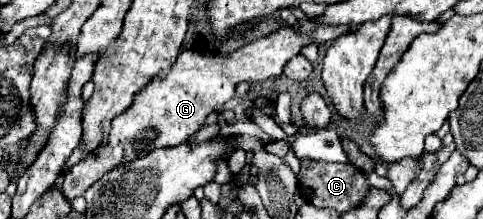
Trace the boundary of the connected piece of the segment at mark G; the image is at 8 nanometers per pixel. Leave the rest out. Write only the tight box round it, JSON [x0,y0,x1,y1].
[62,24,348,200]

